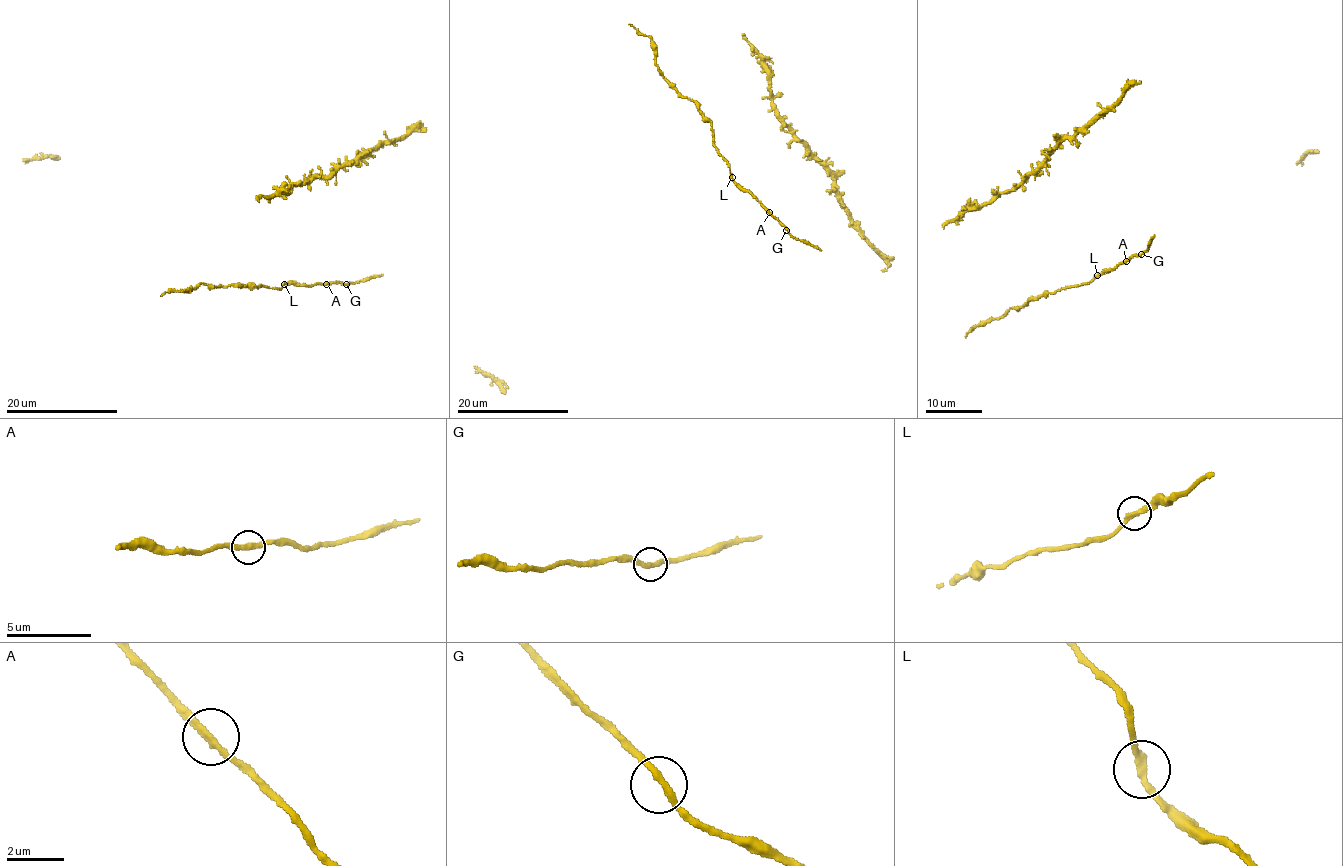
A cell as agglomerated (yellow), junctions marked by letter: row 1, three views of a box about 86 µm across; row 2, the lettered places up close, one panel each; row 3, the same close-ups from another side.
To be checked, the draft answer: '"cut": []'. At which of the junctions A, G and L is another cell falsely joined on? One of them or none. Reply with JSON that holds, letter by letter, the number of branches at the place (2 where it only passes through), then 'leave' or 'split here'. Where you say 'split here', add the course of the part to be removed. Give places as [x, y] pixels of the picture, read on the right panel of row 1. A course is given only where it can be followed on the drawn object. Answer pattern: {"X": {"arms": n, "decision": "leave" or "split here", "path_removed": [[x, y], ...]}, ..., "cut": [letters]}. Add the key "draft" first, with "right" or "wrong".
{"draft": "right", "A": {"arms": 2, "decision": "leave"}, "G": {"arms": 2, "decision": "leave"}, "L": {"arms": 2, "decision": "leave"}, "cut": []}

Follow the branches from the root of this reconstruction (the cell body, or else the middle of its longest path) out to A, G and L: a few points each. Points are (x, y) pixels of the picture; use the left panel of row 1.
A: (261, 285), (280, 290), (289, 283), (326, 284)
G: (261, 285), (280, 290), (289, 283), (313, 286), (334, 282), (346, 284)
L: (261, 285), (280, 290), (284, 283)

